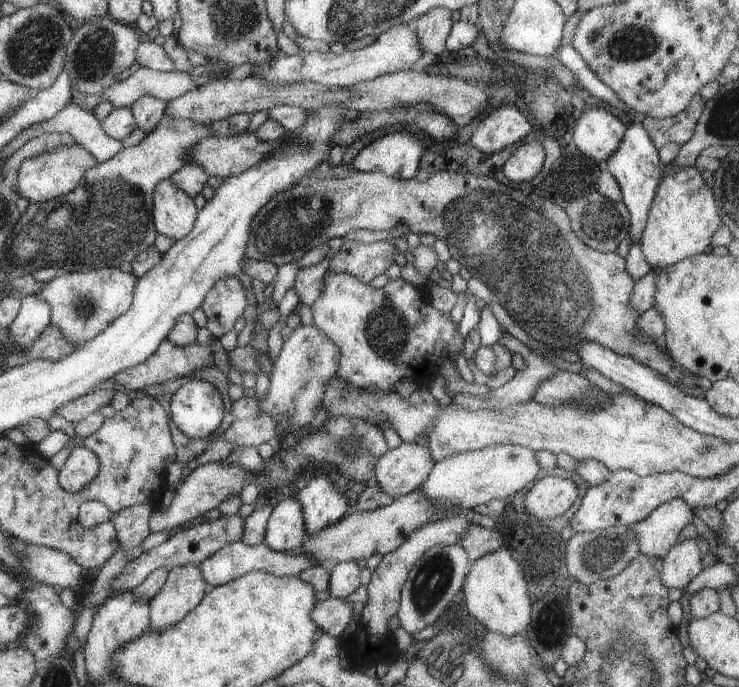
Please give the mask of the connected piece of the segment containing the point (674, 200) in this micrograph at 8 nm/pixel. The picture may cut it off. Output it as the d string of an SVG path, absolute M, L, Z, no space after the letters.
M695 167L669 168L669 172L664 173L659 183L659 189L655 193L655 199L647 219L647 226L643 232L641 248L644 259L654 269L677 265L684 258L704 253L704 250L712 244L715 233L722 226L723 220L714 192L710 186L706 185L701 172Z

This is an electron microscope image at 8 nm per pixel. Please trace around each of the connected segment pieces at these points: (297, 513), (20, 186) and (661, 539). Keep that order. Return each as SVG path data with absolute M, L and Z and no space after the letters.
M296 495L275 503L267 523L263 544L275 552L290 553L306 540L307 524L303 504Z
M77 143L70 146L62 146L54 151L47 151L37 156L29 157L22 162L18 172L18 181L15 182L15 190L20 197L28 199L30 203L44 203L52 201L61 195L68 195L80 184L88 170L99 164L87 149Z
M682 498L660 504L646 519L630 525L639 543L639 552L650 557L665 557L675 538L693 522L694 512Z

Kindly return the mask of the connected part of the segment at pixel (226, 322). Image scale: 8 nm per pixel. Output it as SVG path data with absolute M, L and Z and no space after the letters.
M234 276L221 279L204 300L202 308L207 315L206 327L216 339L234 329L234 322L245 314L244 308L251 303L246 300L242 284Z

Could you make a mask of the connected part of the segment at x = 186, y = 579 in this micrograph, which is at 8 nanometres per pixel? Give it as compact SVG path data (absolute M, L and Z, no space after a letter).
M188 564L167 572L161 592L150 601L150 628L160 633L180 623L204 600L207 582L198 565Z

